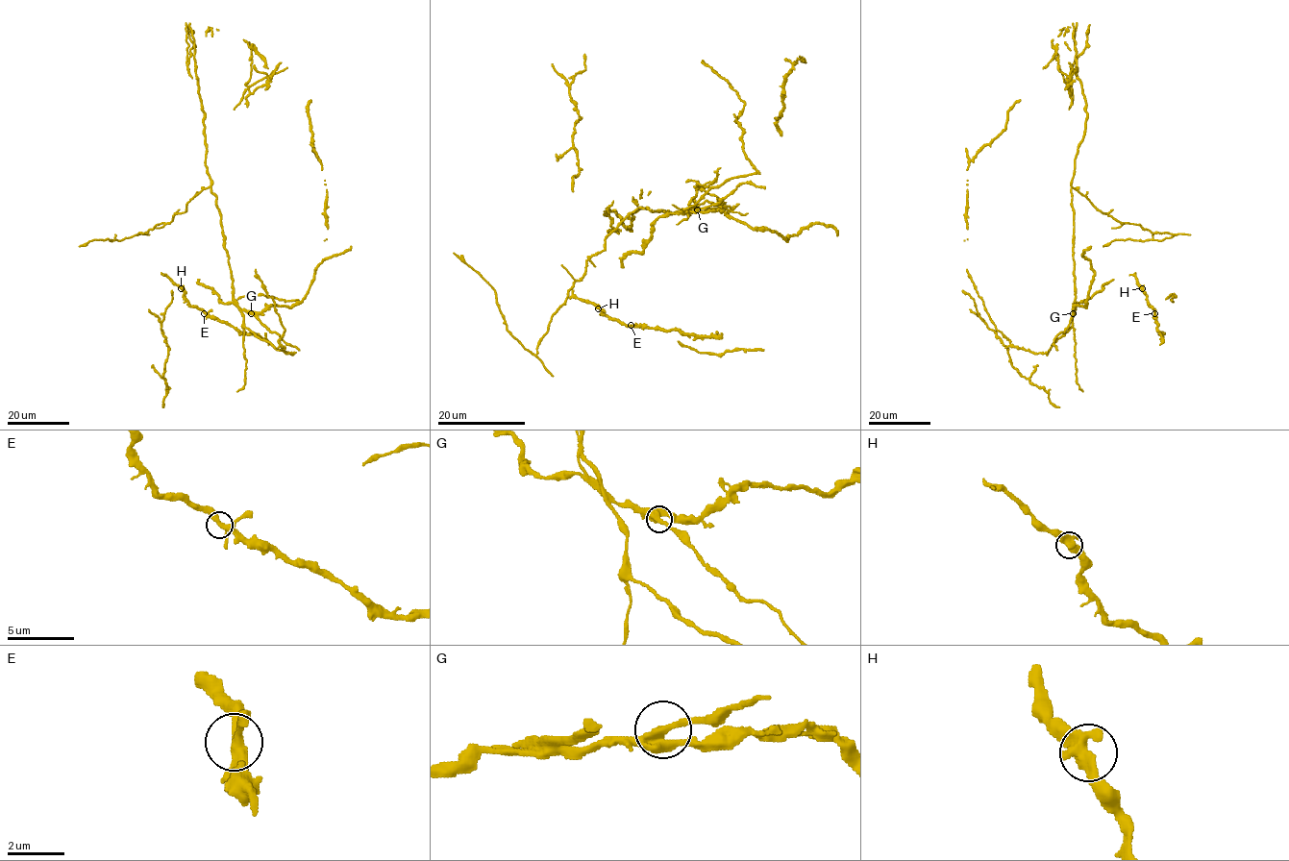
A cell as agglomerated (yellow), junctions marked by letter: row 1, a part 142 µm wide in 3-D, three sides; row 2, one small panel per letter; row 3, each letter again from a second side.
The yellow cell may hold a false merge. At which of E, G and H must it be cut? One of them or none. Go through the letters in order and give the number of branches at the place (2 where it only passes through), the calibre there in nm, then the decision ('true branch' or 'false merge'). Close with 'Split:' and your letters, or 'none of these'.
E: 3 branches meet; 300 nm thick; true branch
G: 3 branches meet; 380 nm thick; false merge
H: 3 branches meet; 400 nm thick; true branch
Split: G

